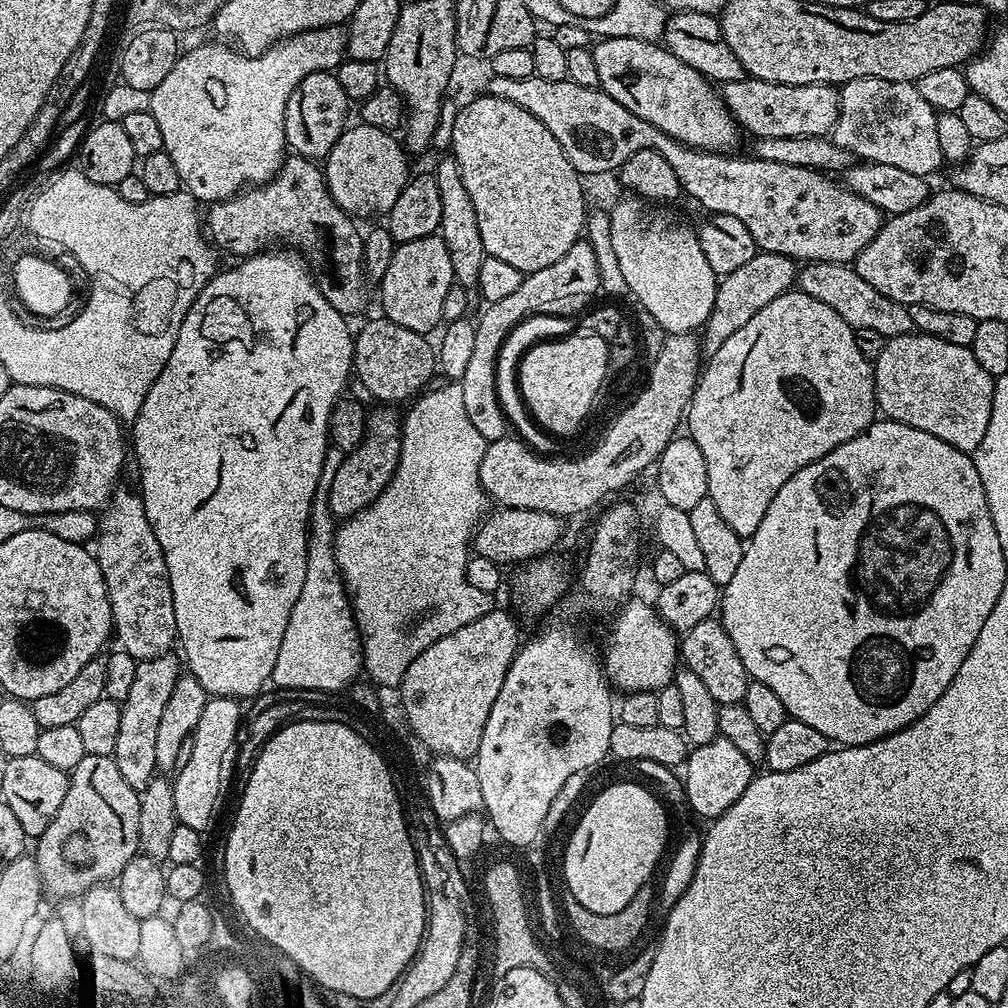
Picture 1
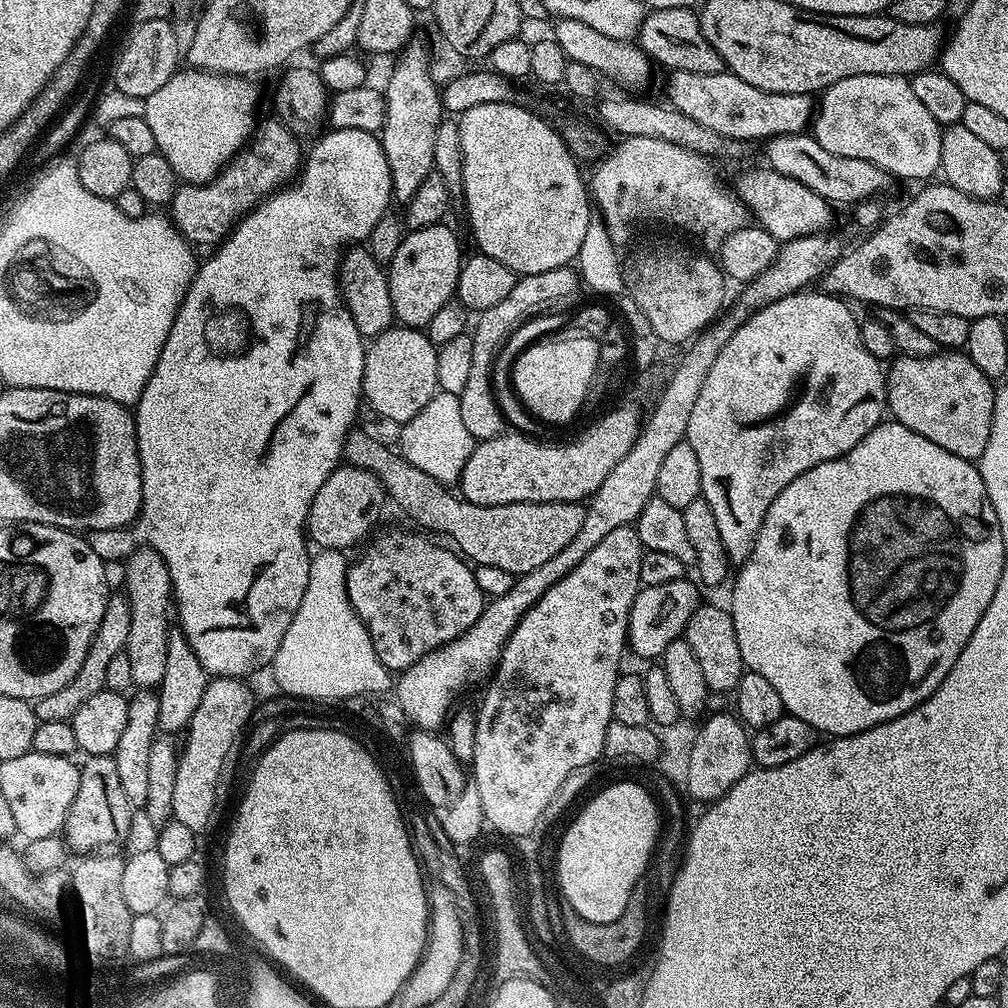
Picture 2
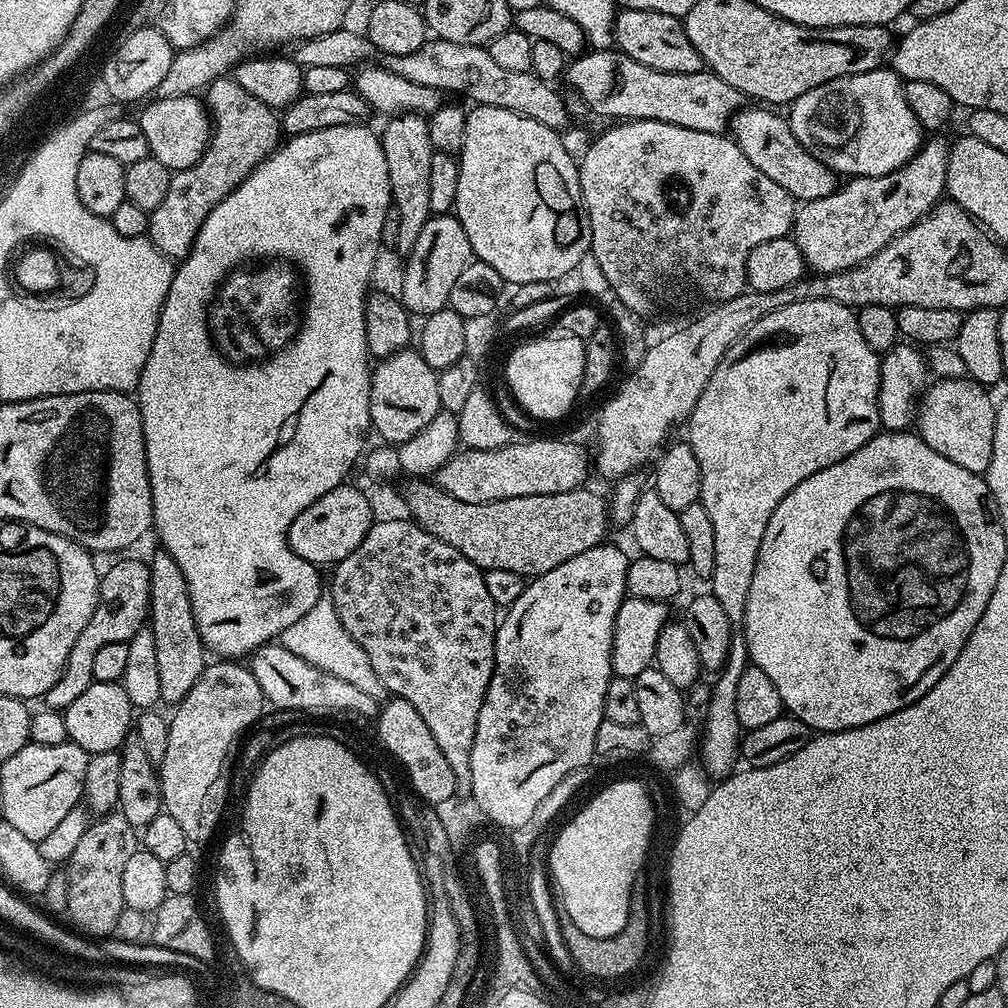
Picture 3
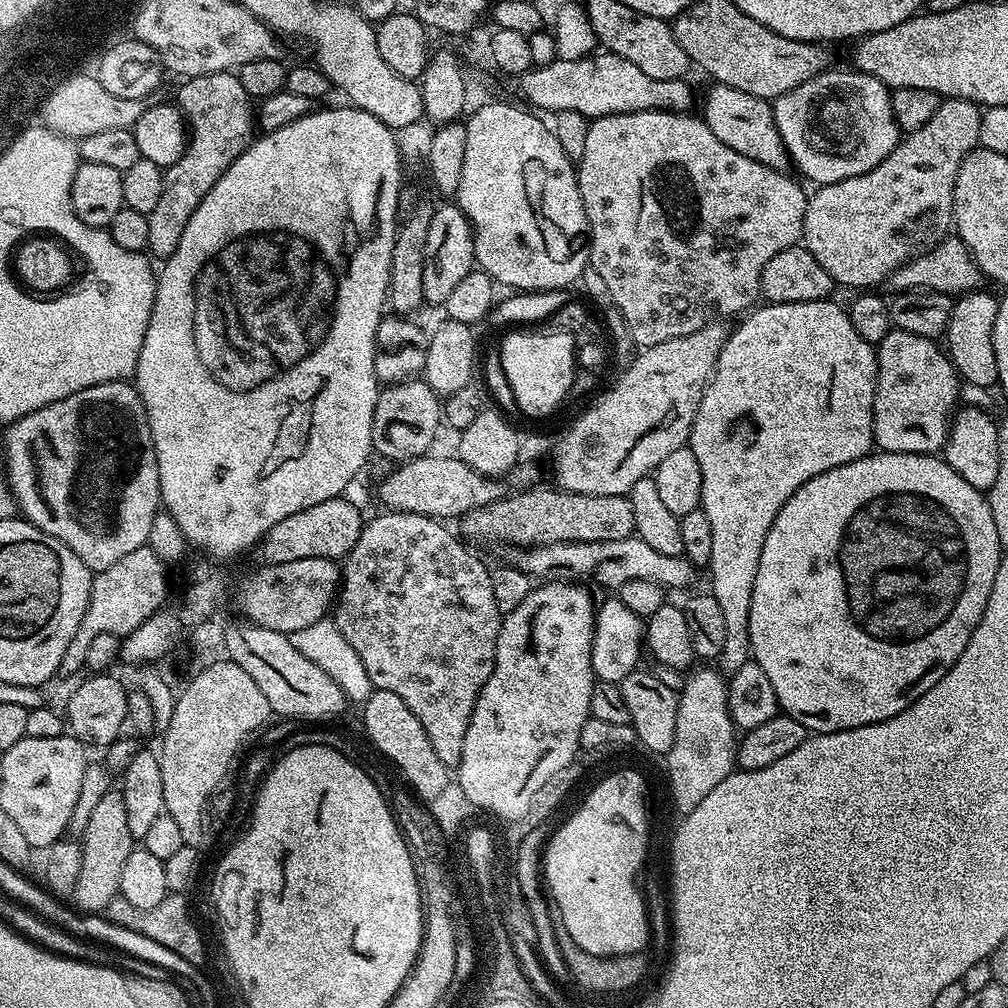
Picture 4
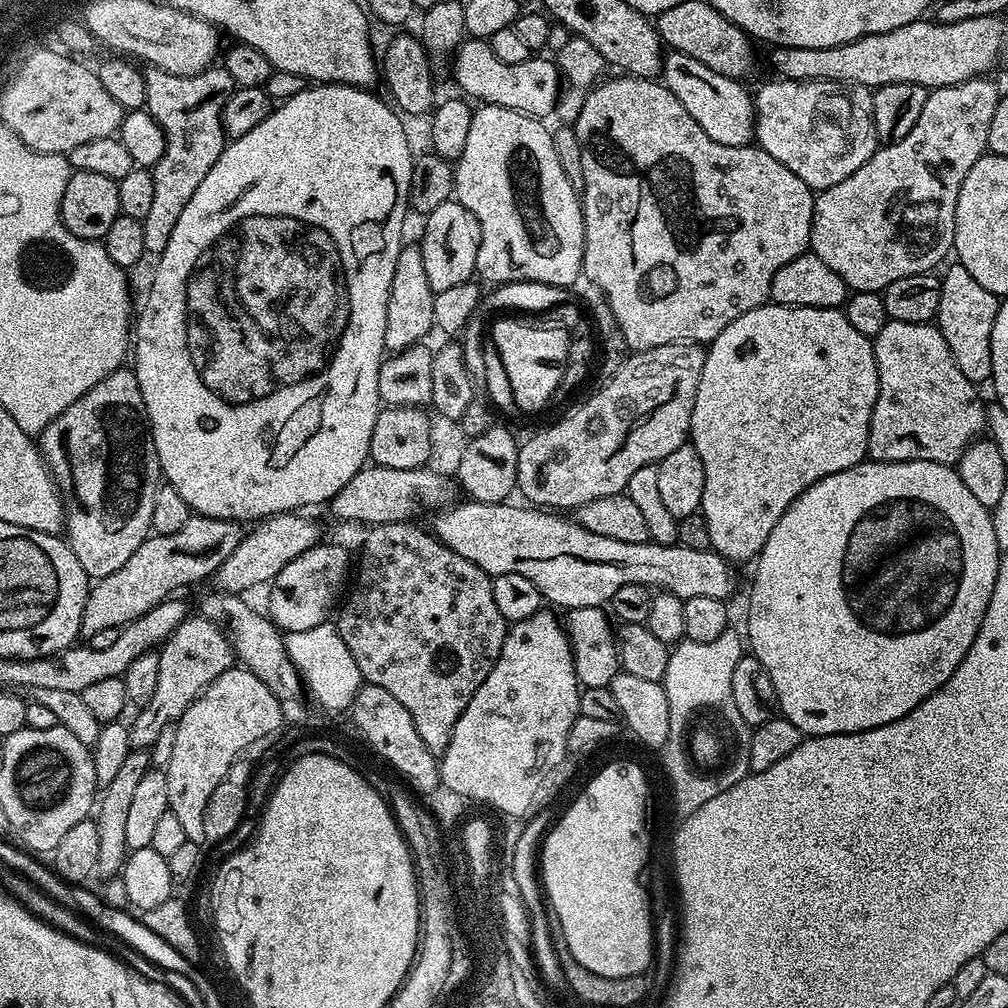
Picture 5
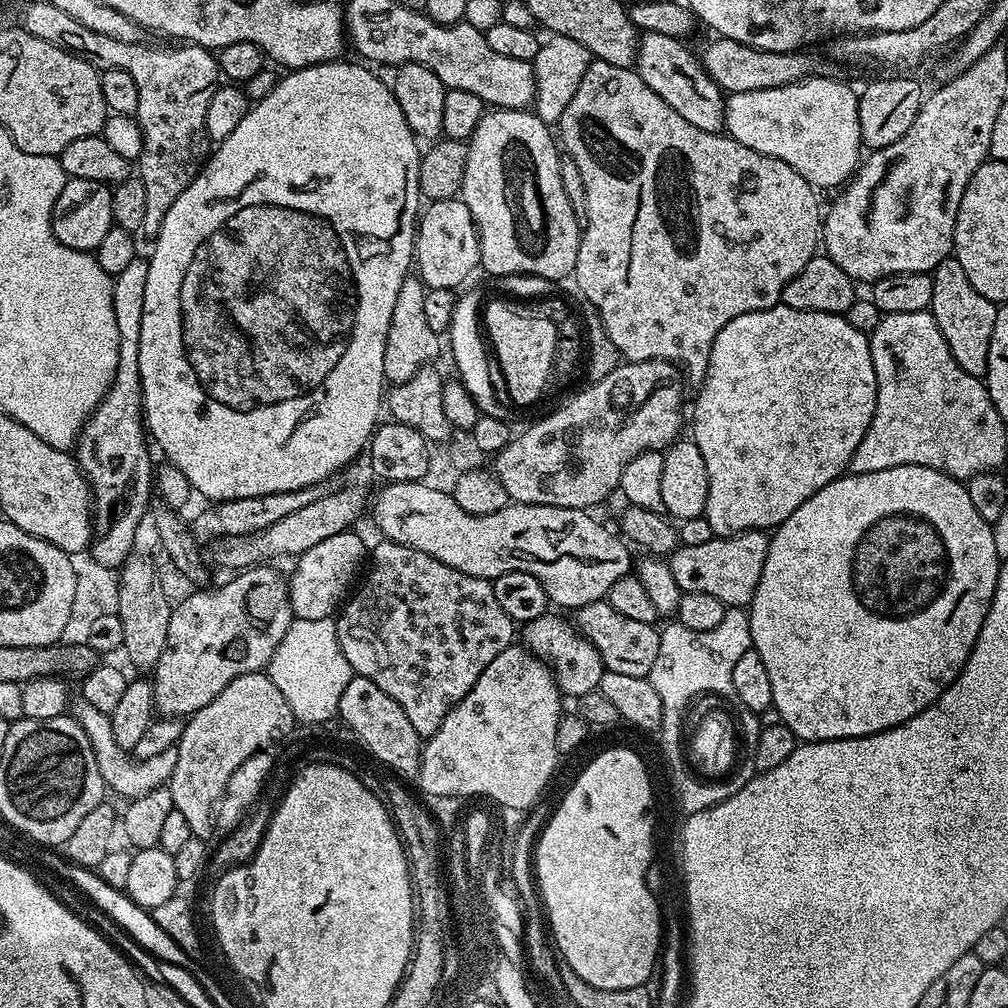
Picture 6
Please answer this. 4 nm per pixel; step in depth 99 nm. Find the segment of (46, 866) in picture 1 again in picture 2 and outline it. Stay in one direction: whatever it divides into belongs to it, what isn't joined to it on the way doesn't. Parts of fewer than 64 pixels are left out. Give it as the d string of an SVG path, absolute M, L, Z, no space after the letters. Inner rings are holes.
M90 756L80 764L80 785L78 794L74 794L74 802L68 811L68 817L62 829L62 835L71 851L76 854L96 854L107 844L116 840L116 835L124 836L132 828L134 809L129 804L125 792L122 790L122 781L118 778L118 766L111 756Z

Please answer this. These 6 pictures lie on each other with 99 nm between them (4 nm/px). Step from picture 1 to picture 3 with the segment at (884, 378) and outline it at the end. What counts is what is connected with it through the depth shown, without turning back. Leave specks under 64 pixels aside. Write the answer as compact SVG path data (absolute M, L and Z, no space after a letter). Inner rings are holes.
M965 377L937 379L929 383L914 421L915 431L942 458L950 458L962 470L987 473L994 454L994 426L997 405L988 397L989 389Z

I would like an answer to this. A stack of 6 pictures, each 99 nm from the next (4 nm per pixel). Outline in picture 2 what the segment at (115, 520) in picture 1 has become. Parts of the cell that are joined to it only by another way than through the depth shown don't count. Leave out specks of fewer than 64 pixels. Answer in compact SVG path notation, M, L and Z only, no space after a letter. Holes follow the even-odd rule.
M150 547L137 549L123 567L130 606L130 634L126 651L130 658L132 682L137 689L152 690L162 682L162 674L166 674L166 646L170 631L168 612L170 616L170 603L174 598L172 579L166 570L166 562Z

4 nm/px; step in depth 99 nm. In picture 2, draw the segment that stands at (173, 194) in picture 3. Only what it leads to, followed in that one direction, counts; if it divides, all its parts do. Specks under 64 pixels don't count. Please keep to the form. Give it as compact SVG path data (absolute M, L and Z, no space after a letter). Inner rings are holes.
M261 119L255 125L247 145L236 153L235 159L229 161L210 183L177 187L170 205L172 223L193 246L219 245L246 213L273 192L279 192L299 173L302 167L300 144L298 137L281 120Z

